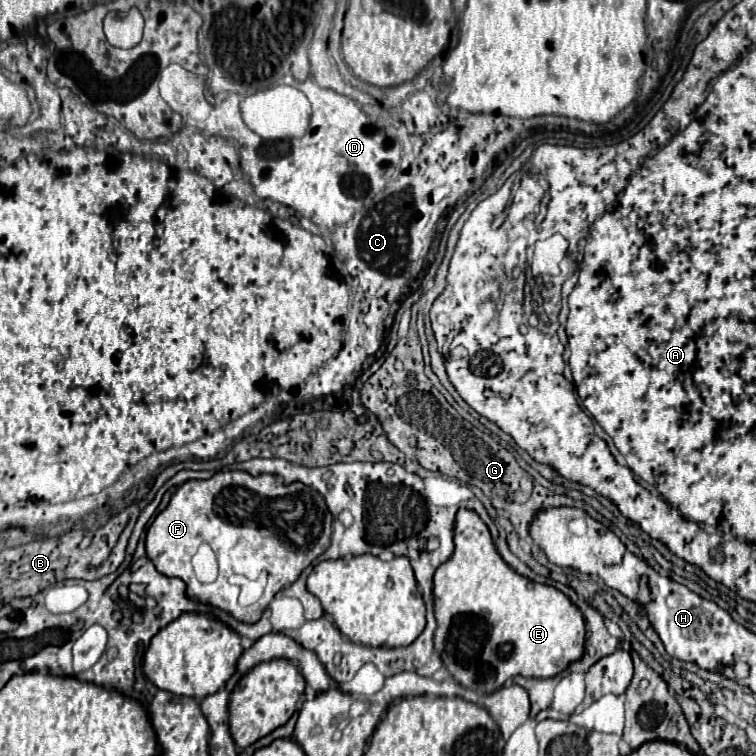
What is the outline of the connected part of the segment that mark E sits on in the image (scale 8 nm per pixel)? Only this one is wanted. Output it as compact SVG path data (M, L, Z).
M460 508L458 514L456 514L456 526L454 526L454 554L438 566L436 574L434 574L434 616L436 616L436 622L438 622L438 628L434 632L434 650L440 654L444 666L448 668L448 672L464 686L464 688L470 688L470 690L476 690L476 692L494 692L498 688L504 686L506 680L514 678L514 676L532 676L532 678L552 678L560 672L564 672L574 660L582 658L584 654L584 636L586 636L586 628L584 628L584 616L580 614L578 606L570 602L570 598L566 594L562 594L558 588L554 586L548 586L548 584L540 584L540 582L534 582L534 580L528 580L524 576L520 576L518 572L514 572L504 560L502 556L498 554L494 542L492 542L492 536L490 536L490 530L488 526L480 520L480 516L474 512L474 510L466 510L466 508Z

